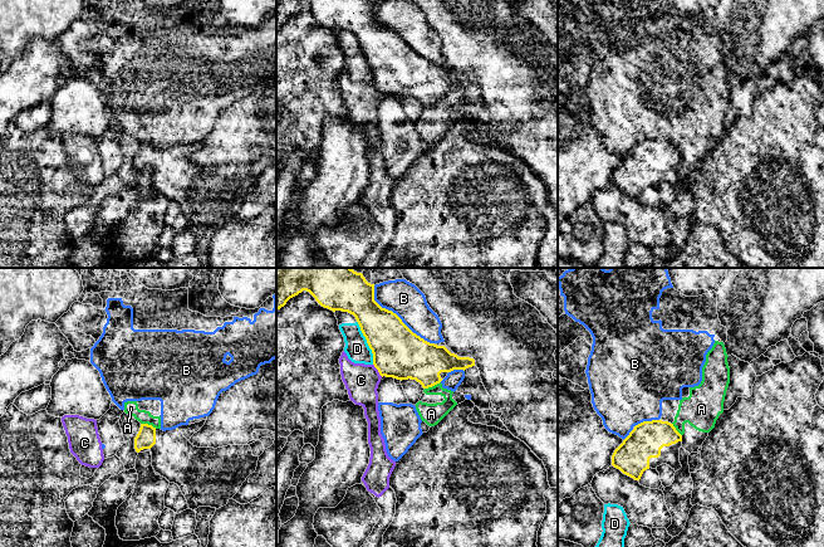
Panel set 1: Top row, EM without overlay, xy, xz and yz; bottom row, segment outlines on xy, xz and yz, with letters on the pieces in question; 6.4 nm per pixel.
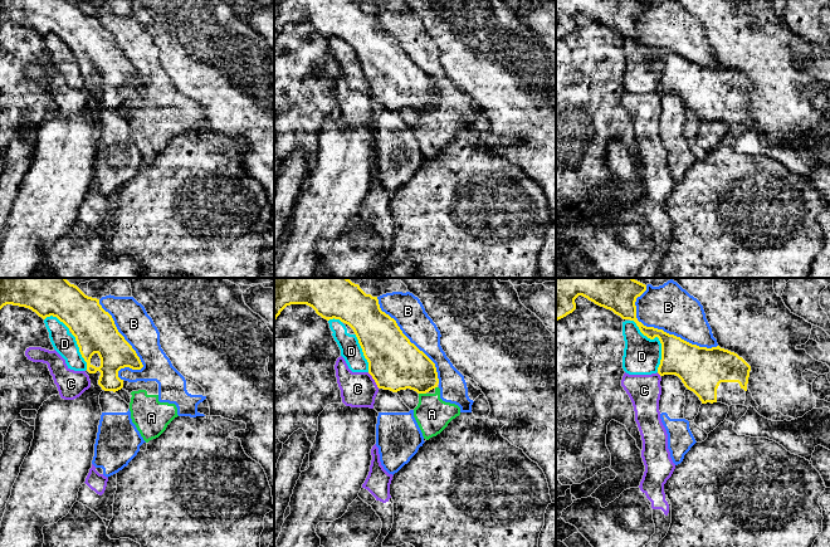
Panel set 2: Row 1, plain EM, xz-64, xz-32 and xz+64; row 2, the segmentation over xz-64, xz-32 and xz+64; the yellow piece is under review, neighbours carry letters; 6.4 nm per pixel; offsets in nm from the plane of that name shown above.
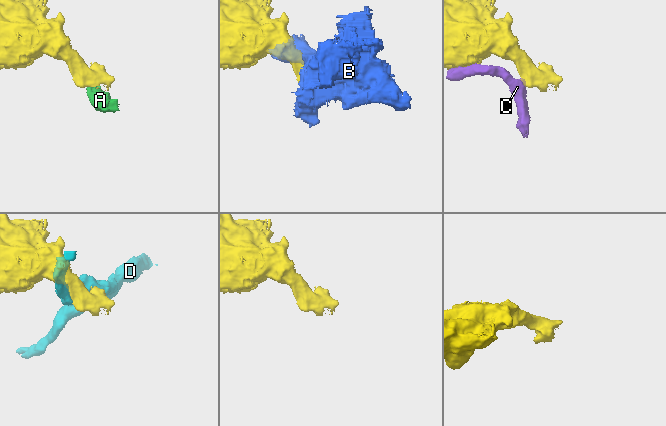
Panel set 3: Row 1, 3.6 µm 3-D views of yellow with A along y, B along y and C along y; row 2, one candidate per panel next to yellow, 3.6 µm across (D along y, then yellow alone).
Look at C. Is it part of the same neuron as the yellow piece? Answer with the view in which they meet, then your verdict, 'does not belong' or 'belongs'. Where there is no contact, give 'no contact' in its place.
contact in xz; does not belong

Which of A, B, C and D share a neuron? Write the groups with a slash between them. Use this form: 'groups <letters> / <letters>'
groups A / B / C / D

